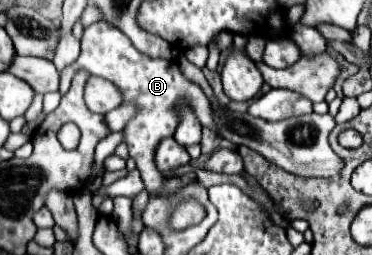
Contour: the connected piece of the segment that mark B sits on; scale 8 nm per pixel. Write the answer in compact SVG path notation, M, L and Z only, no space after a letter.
M104 21L92 23L84 29L80 57L72 65L68 65L66 71L60 73L60 93L62 95L68 91L74 71L78 71L78 69L88 69L92 75L112 81L122 91L126 103L130 101L140 107L138 115L124 127L124 135L126 135L126 145L128 145L130 157L136 161L136 167L142 173L142 181L144 181L150 197L160 193L162 181L164 181L164 177L160 175L160 171L156 169L156 163L154 163L156 143L160 143L160 139L174 135L176 125L178 125L174 105L178 101L182 101L182 99L190 101L202 127L208 127L212 133L216 133L216 127L212 127L212 109L210 109L208 97L202 93L202 89L198 85L188 81L180 73L178 63L166 61L166 59L152 59L152 57L146 57L144 53L138 53L138 49L132 45L132 41L122 31L116 27L110 27Z

